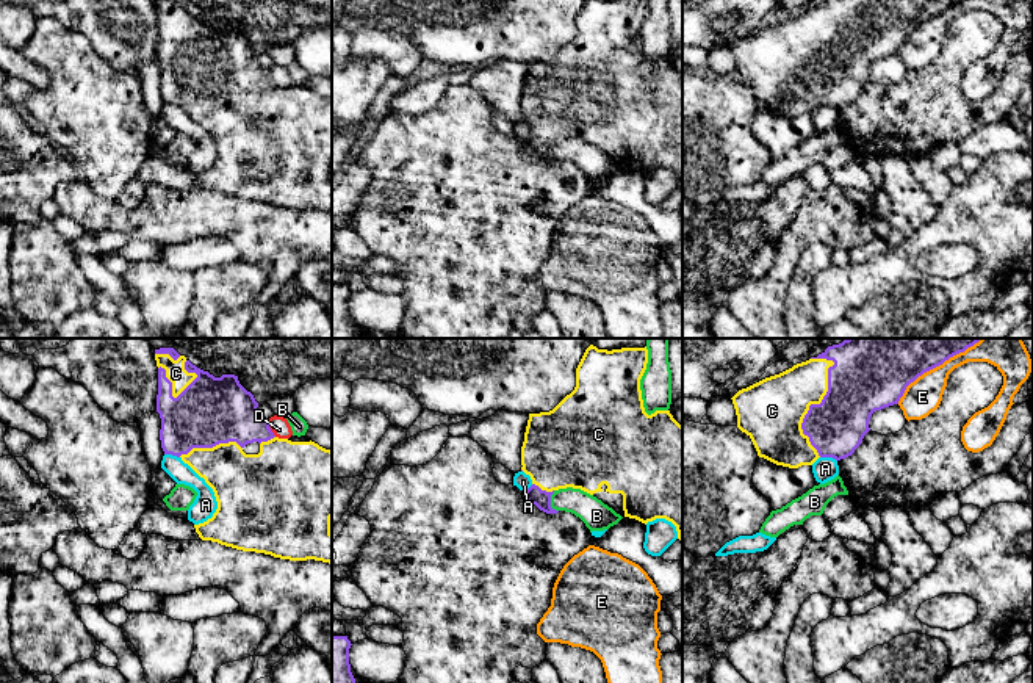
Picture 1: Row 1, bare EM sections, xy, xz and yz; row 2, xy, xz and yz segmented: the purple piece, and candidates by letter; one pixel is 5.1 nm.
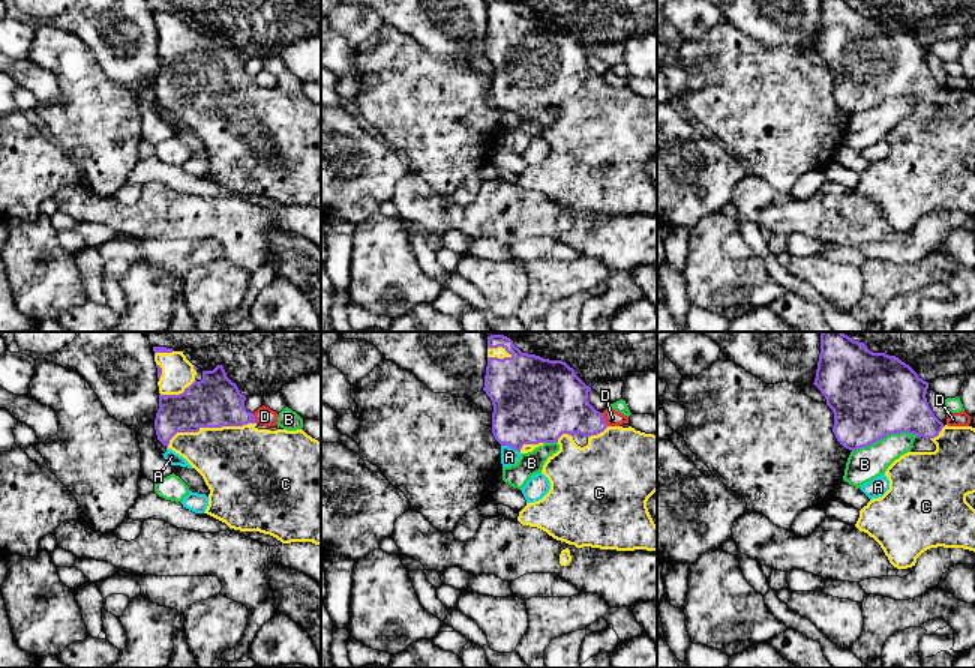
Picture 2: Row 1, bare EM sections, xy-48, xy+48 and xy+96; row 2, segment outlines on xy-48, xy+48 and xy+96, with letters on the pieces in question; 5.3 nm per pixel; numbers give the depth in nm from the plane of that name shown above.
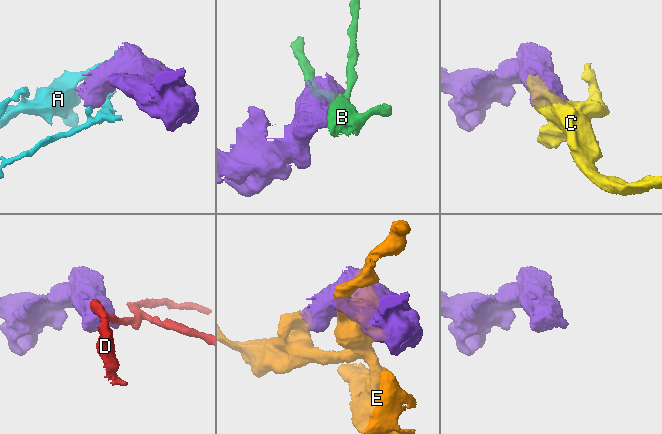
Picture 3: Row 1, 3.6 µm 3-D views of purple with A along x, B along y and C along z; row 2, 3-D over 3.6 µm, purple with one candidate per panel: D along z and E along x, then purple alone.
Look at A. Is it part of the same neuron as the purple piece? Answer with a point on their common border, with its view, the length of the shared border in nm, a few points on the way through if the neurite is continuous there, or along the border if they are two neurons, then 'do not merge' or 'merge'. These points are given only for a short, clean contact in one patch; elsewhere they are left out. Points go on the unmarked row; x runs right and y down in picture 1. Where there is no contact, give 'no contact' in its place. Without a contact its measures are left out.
meets purple in yz at (828, 105); contact 90 nm long; border along yz (820, 105), (830, 105), (836, 110); do not merge

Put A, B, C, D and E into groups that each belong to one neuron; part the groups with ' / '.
A / B / C / D / E

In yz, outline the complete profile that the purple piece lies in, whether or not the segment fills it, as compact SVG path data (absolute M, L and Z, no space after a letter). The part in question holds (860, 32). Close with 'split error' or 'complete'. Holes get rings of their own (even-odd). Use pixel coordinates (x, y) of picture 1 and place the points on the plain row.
M825 0L739 39L731 47L737 77L751 88L759 107L776 114L798 117L812 114L819 107L845 108L855 102L870 80L869 70L875 60L898 53L911 31L959 2L964 0Z; split error

